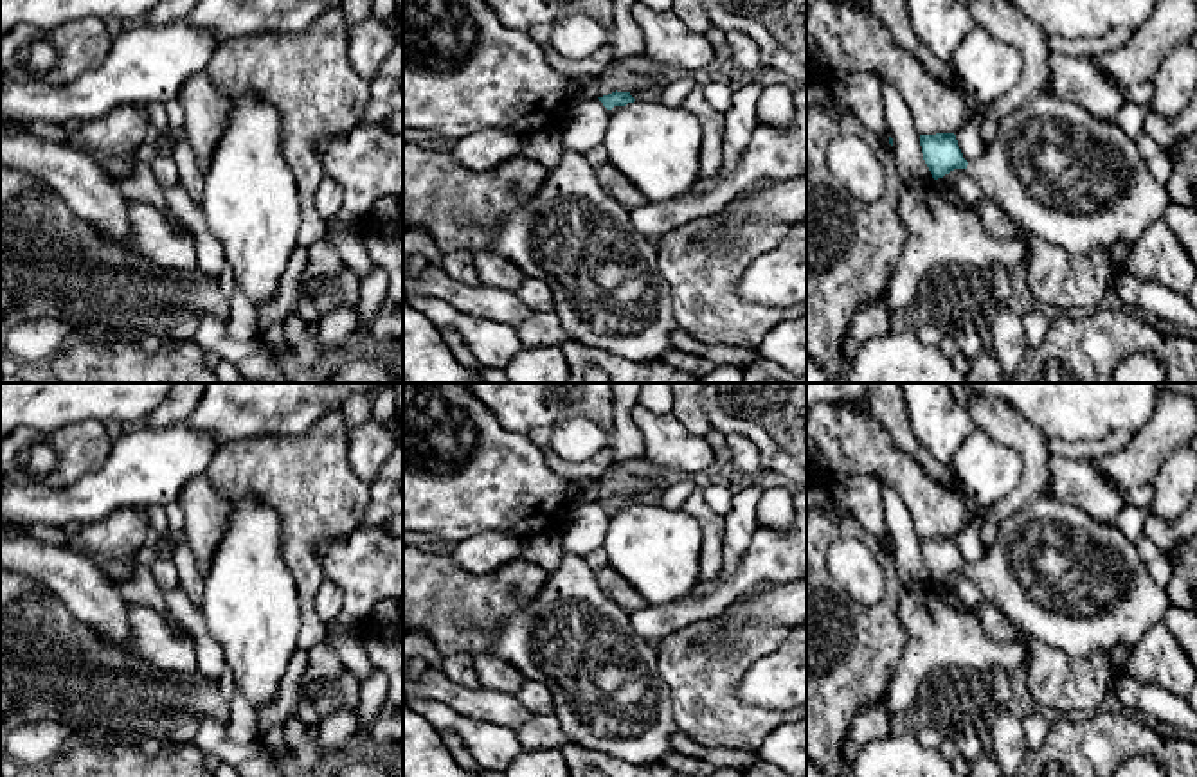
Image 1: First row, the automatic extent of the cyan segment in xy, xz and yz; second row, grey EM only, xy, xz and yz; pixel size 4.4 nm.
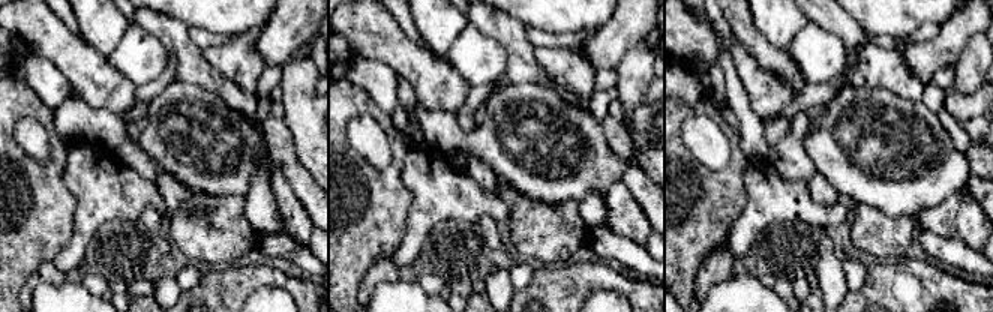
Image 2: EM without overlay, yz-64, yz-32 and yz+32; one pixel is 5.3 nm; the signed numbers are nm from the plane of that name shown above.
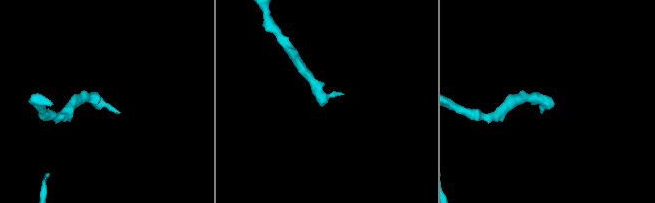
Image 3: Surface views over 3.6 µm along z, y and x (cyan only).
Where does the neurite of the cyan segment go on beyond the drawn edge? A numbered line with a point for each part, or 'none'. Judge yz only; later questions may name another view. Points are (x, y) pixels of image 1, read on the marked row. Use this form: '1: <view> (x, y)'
1: yz (1073, 178)

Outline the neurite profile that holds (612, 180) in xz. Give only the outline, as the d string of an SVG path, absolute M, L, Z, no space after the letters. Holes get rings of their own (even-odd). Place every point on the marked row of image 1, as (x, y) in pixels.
M610 162L596 169L601 187L628 210L643 205L646 196Z

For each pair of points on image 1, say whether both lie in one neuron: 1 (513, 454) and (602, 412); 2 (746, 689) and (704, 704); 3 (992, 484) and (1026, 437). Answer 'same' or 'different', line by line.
1: different
2: different
3: different

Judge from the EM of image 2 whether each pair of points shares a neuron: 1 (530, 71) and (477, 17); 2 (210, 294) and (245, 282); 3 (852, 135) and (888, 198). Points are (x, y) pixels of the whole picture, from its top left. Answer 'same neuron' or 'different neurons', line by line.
1: same neuron
2: same neuron
3: same neuron

